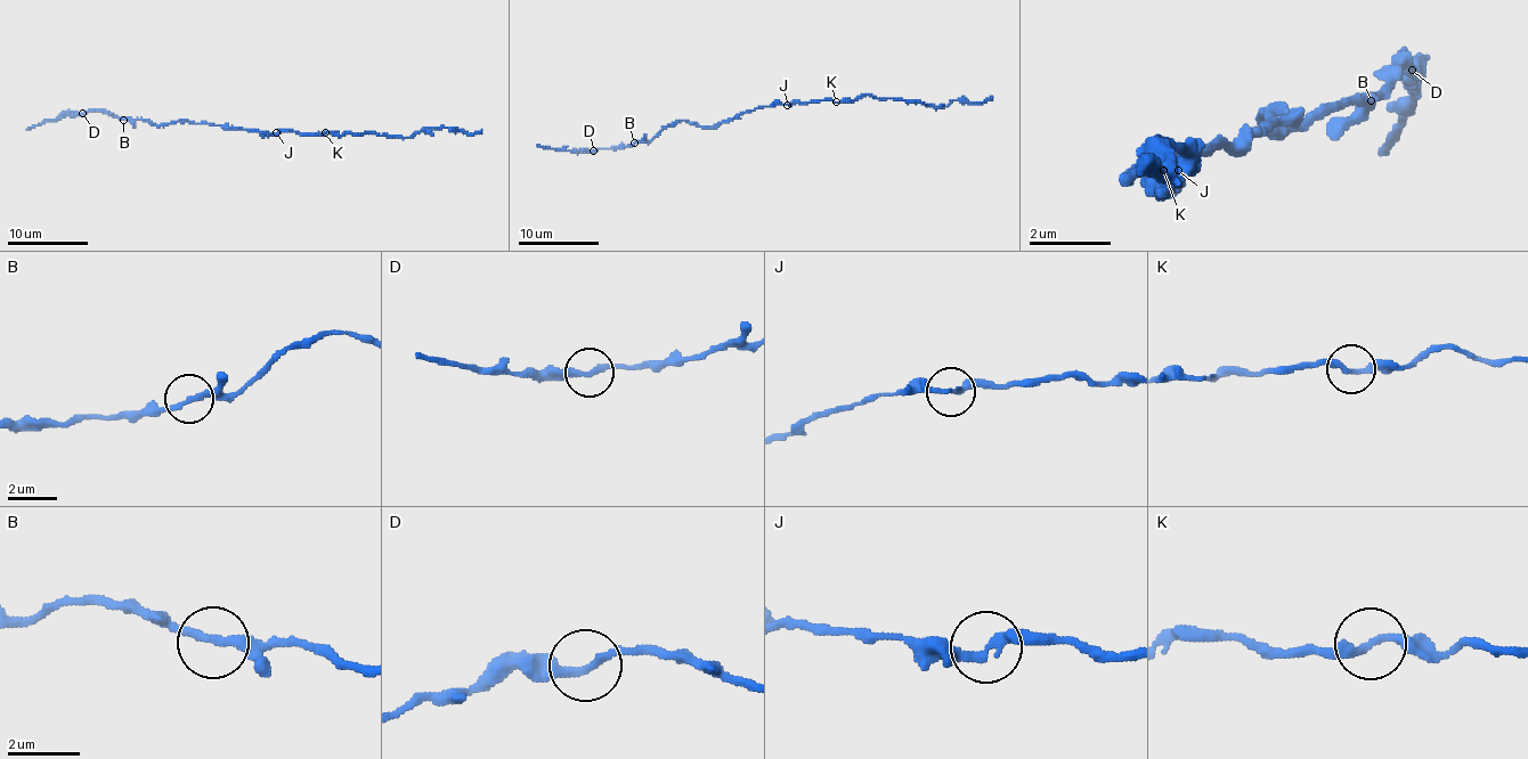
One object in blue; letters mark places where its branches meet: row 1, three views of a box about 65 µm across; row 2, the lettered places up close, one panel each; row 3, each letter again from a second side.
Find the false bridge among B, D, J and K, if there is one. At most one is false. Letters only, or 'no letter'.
K

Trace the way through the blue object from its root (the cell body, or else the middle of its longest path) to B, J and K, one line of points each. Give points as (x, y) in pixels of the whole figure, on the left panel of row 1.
B: (250, 129), (226, 129), (221, 125), (187, 121), (151, 125), (141, 120), (123, 120)
J: (250, 129), (276, 133)
K: (250, 129), (266, 133), (324, 133)

